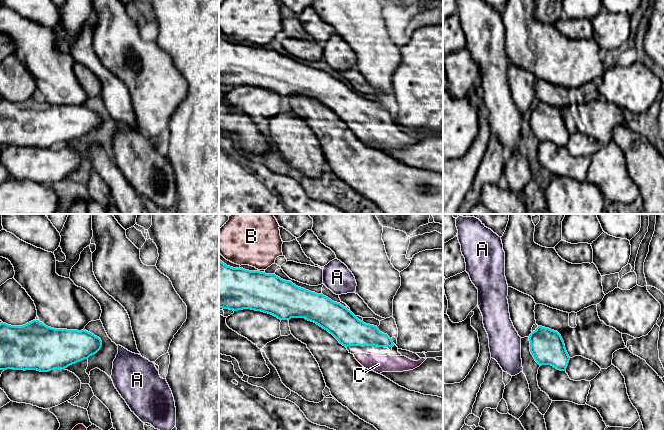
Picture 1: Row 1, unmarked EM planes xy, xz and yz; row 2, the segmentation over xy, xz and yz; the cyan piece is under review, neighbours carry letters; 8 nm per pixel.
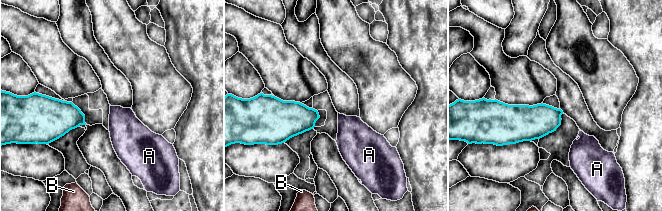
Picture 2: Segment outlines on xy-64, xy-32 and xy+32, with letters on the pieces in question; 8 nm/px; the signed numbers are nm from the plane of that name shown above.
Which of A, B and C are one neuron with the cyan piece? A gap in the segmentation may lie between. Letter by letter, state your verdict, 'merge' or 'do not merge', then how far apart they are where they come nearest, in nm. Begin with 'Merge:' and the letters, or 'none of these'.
Merge: C
A: do not merge | 60 nm
B: do not merge | 20 nm
C: merge | 60 nm

